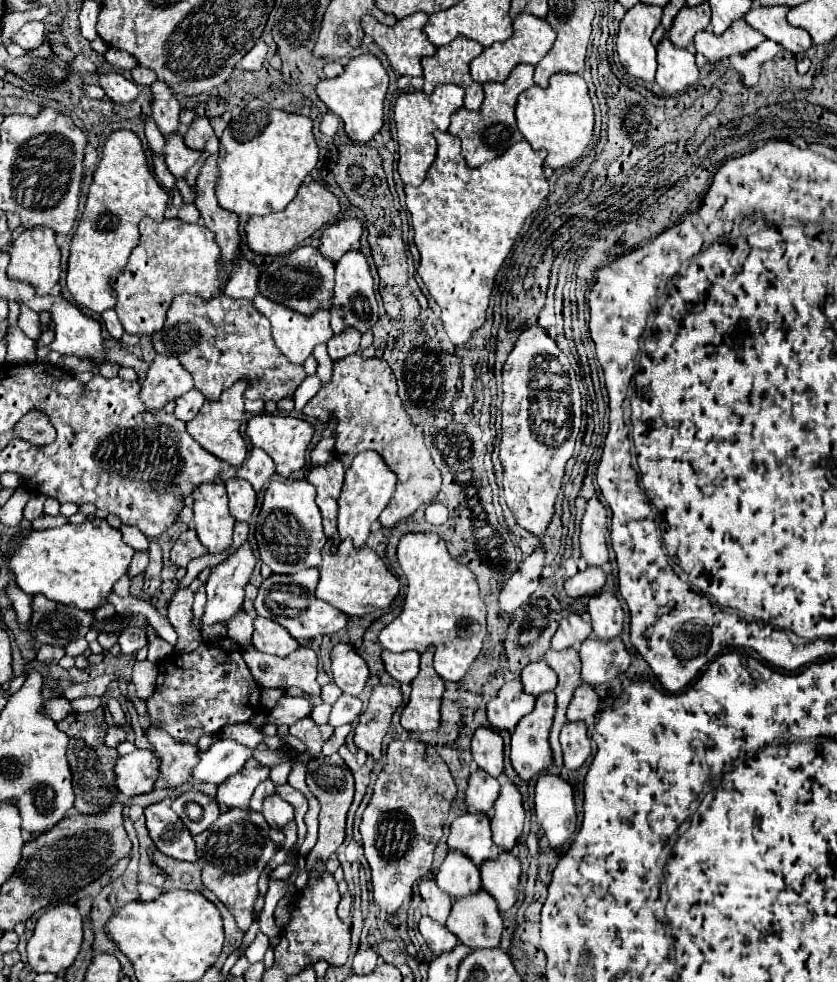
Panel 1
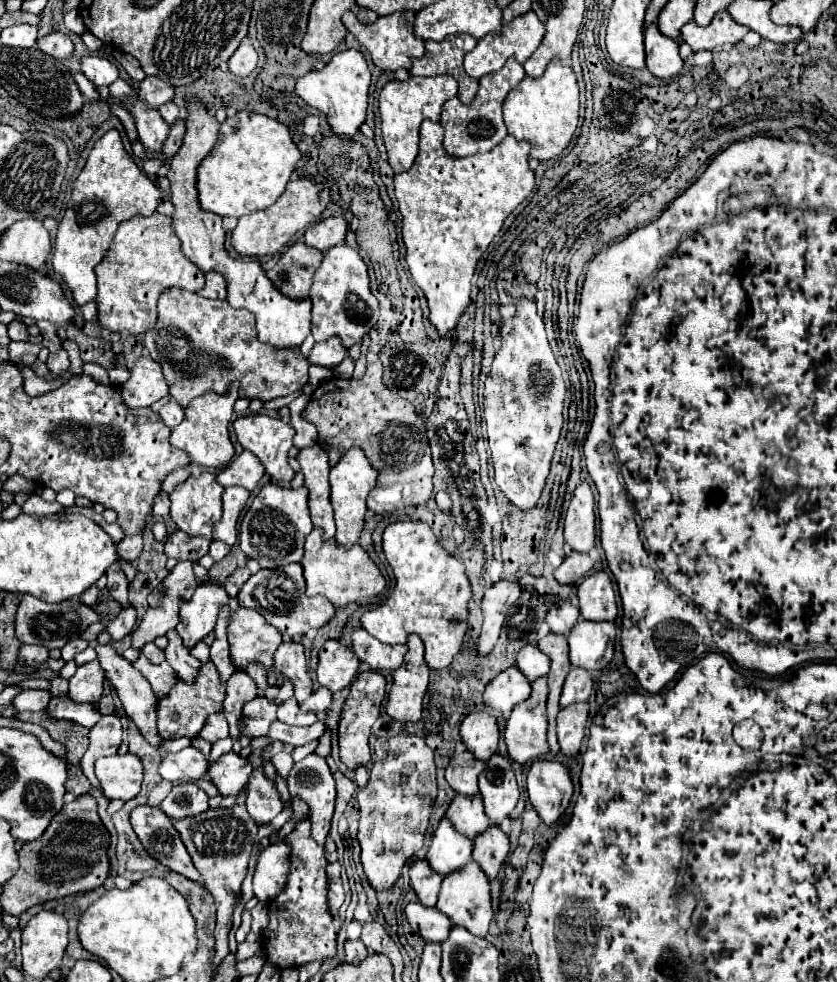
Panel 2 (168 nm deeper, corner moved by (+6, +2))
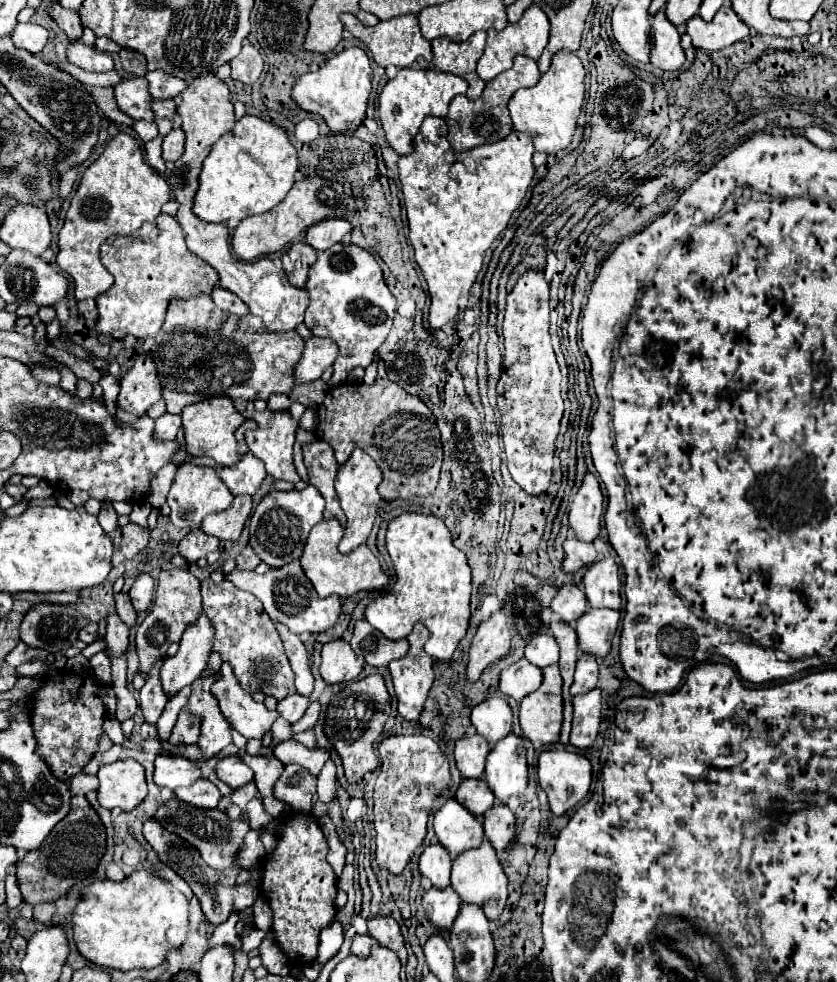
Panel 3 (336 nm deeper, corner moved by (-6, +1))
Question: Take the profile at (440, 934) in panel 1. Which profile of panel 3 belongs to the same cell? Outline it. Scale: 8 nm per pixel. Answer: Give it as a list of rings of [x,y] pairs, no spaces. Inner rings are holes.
[[[452,886],[448,888],[430,888],[424,894],[422,906],[426,910],[426,916],[440,928],[452,928],[462,900],[460,896],[456,896],[456,890]]]

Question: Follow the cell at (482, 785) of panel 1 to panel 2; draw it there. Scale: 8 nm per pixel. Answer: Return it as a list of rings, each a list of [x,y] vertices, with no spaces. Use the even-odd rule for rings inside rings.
[[[470,751],[462,755],[454,755],[446,769],[446,781],[458,795],[478,797],[478,777],[484,771],[484,763],[474,759]]]

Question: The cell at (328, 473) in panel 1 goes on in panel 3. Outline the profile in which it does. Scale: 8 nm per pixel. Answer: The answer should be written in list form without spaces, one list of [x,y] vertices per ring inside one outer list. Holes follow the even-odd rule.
[[[316,440],[310,444],[302,446],[304,450],[304,464],[308,468],[308,482],[312,486],[316,486],[320,490],[320,494],[326,500],[326,510],[324,510],[324,518],[338,518],[340,524],[346,524],[346,516],[340,508],[336,490],[334,490],[334,480],[336,480],[336,472],[338,472],[338,464],[334,460],[334,452],[330,448],[330,444],[326,444],[324,440]]]

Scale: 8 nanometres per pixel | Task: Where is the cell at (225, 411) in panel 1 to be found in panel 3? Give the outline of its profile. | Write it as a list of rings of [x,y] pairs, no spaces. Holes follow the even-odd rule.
[[[226,396],[218,398],[208,398],[198,404],[190,404],[188,408],[182,410],[182,426],[184,426],[184,436],[186,436],[186,450],[192,456],[210,456],[214,458],[220,466],[230,466],[240,460],[238,452],[238,442],[236,442],[236,430],[246,422],[246,418],[236,412],[232,400]]]

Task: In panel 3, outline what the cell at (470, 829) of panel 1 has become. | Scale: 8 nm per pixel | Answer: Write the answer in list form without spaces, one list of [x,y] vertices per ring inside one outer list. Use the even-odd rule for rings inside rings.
[[[480,776],[480,780],[464,778],[456,790],[456,800],[464,804],[464,808],[468,808],[478,818],[482,818],[482,814],[494,804],[492,790],[488,788],[488,782],[484,780],[484,776]]]

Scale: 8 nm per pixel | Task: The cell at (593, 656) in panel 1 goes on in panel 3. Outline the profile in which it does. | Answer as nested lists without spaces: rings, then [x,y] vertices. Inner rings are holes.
[[[588,608],[580,620],[576,620],[578,646],[586,654],[594,654],[598,658],[610,652],[612,634],[618,628],[620,612],[608,608]]]

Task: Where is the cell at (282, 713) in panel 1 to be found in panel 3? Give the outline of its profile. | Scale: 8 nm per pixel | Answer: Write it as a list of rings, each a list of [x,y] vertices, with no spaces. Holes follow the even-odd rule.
[[[222,664],[220,680],[212,684],[212,696],[218,700],[220,712],[224,714],[224,720],[230,724],[230,728],[248,740],[260,740],[280,716],[276,710],[268,710],[264,704],[254,702],[252,696],[240,688],[230,664]]]

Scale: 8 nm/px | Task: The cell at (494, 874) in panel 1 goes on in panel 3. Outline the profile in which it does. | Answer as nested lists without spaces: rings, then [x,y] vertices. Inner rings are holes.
[[[496,802],[486,814],[484,814],[484,832],[490,844],[498,850],[504,852],[512,846],[512,838],[516,834],[516,816],[514,812],[506,806]]]

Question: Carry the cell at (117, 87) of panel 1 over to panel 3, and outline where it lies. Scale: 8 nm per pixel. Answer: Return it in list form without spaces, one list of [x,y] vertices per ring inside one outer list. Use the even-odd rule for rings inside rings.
[[[82,40],[68,42],[66,46],[66,58],[68,62],[88,70],[88,72],[108,72],[114,70],[114,62],[108,54],[98,52],[94,46],[84,44]]]

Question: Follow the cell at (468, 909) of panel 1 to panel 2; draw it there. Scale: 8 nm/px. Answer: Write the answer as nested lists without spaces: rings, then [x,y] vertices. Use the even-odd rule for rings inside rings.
[[[470,861],[464,869],[454,871],[452,875],[444,877],[436,909],[440,909],[440,913],[444,913],[452,921],[452,925],[464,927],[466,931],[470,931],[476,937],[486,937],[494,911],[492,911],[490,883],[488,883],[488,877],[484,875],[484,871],[474,861]]]

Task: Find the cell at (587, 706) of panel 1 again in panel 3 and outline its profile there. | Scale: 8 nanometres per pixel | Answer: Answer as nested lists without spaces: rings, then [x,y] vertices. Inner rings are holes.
[[[582,654],[578,664],[576,664],[576,672],[574,672],[574,684],[570,688],[570,694],[584,694],[588,690],[592,690],[598,682],[598,662],[594,656]]]

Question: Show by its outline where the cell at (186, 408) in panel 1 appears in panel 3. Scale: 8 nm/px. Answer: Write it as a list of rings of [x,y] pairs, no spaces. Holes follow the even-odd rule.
[[[168,412],[162,414],[156,420],[156,424],[154,424],[154,436],[156,436],[156,440],[174,440],[180,424],[182,424],[180,416],[174,416],[174,414],[168,414]]]

